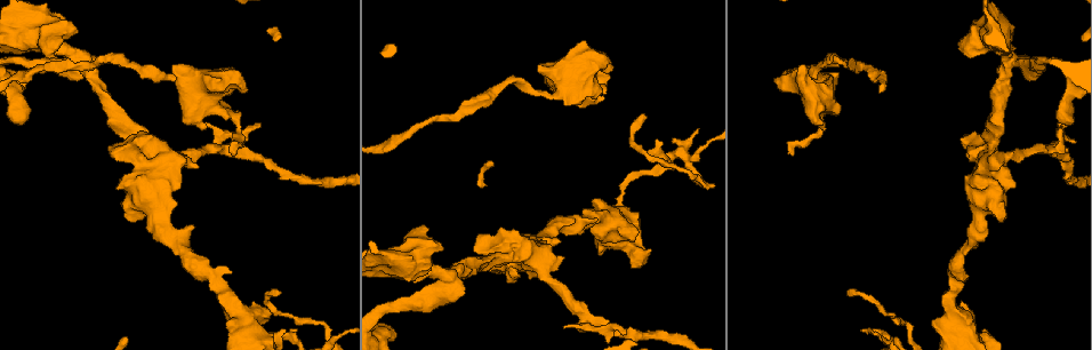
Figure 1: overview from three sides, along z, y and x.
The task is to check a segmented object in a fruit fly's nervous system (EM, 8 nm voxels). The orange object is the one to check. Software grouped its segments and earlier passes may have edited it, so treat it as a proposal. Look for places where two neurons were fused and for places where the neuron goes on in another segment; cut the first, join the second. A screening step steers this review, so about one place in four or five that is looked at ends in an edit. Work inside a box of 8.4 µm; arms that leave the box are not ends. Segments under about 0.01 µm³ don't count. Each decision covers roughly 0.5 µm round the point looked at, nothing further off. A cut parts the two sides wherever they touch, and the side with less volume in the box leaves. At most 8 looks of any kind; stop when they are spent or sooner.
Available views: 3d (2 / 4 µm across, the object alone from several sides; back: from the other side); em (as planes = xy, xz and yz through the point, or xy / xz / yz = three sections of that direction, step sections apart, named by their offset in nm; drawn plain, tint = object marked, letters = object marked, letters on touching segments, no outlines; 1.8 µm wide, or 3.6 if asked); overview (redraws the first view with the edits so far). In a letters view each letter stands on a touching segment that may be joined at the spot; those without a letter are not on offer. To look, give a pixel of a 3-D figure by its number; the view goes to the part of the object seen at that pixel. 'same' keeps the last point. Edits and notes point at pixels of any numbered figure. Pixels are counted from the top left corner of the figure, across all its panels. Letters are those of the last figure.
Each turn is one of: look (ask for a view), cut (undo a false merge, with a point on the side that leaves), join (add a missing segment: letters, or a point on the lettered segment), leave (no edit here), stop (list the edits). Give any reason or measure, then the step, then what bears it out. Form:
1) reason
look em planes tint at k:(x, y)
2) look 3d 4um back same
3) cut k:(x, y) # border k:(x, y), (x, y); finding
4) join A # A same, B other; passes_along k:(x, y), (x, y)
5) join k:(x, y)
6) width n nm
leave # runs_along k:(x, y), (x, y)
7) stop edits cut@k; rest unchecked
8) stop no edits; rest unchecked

three-way junction
look 3d 4um at 1:(978, 213)

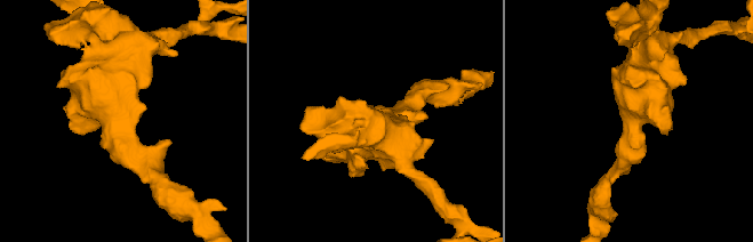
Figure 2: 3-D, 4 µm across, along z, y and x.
shape alone is not enough
look em 3.6um xy step 4 letters at 2:(117, 117)

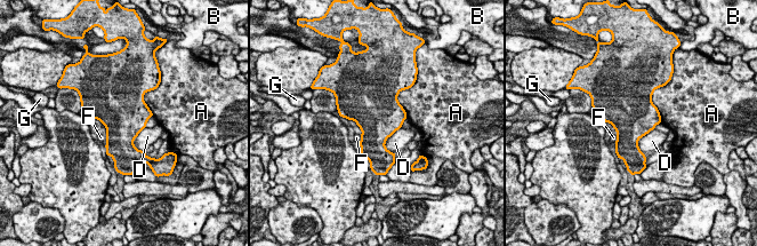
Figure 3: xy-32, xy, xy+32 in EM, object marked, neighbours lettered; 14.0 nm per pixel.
leave # A other, B other, D other, F other, G other; border 3:(617, 134), (614, 142); continuous, no second neuron

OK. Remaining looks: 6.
sharp bend
look em yz step 16 tint at 1:(219, 147)

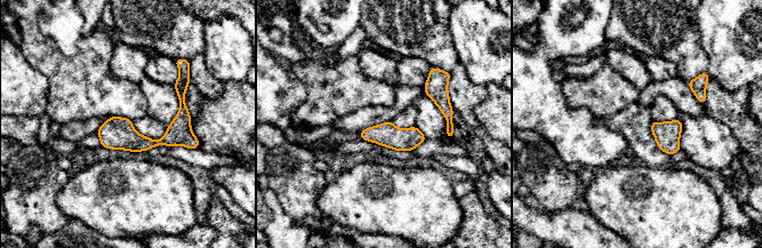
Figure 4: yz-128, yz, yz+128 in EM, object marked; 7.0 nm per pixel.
look em planes tint same

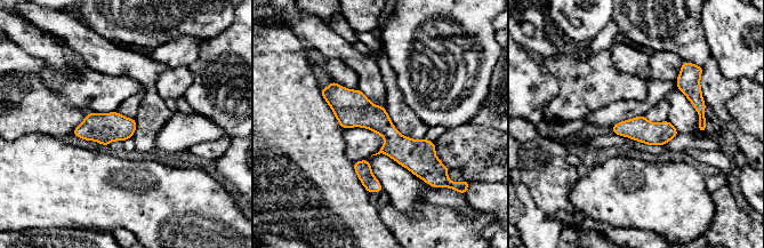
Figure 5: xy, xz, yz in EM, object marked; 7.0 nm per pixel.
look em planes letters same

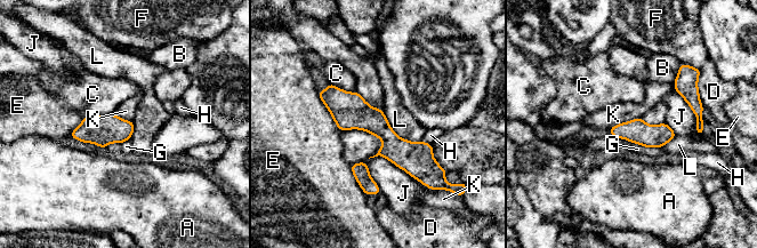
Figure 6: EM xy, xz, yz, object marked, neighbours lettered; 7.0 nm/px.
width 170 nm
leave # A other, B other, C other, D other, E other, F other, G other, H other, J other, K other, L other; runs_along 6:(322, 94), (431, 167); continuous, no second neuron

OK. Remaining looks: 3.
sharp bend
look 3d 2um at 1:(1010, 61)

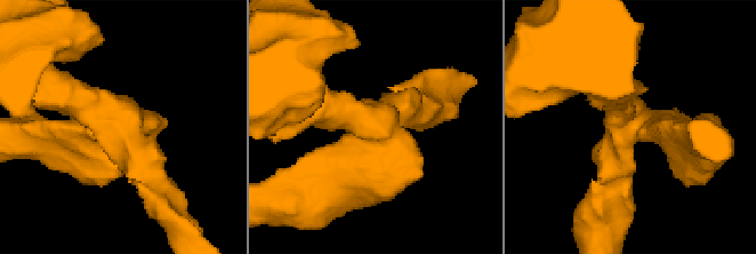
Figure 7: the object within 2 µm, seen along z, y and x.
shape alone is not enough
look em planes letters at 7:(373, 129)

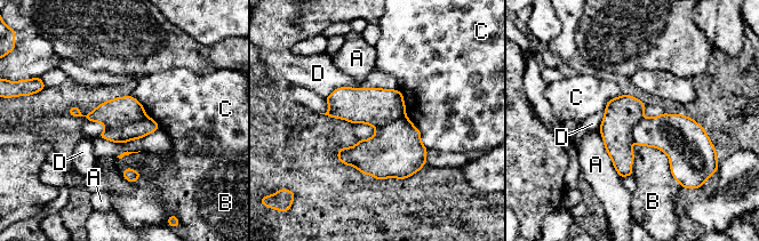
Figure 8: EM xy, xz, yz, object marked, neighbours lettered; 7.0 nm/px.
longest_contact D 500 nm
cut 8:(136, 130) # A other, B other, C other, D other; border 8:(146, 115), (138, 121), (105, 129); a second neuron is stuck on

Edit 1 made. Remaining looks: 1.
stop edits cut@8; rest unchecked

